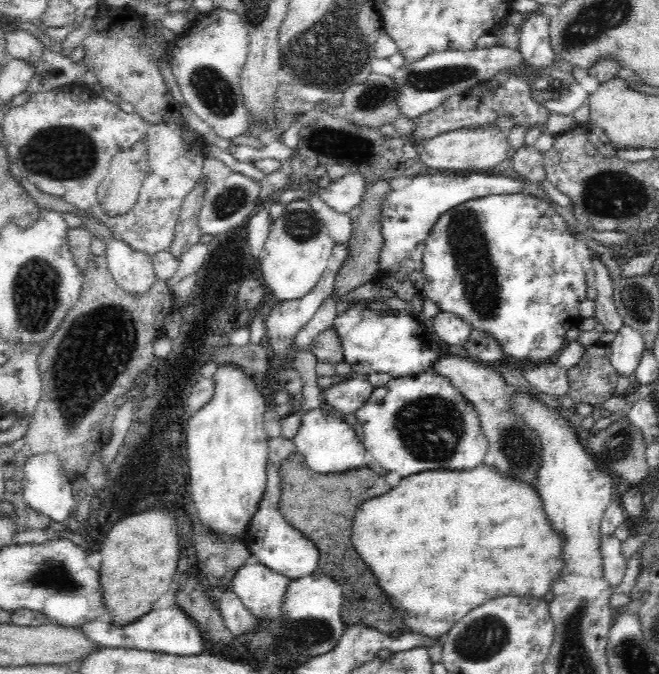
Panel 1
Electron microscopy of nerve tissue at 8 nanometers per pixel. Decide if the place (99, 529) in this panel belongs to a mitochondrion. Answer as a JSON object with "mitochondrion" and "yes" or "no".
{"mitochondrion":"no"}

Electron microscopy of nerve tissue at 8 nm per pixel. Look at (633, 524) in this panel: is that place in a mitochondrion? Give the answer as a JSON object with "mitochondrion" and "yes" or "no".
{"mitochondrion":"no"}

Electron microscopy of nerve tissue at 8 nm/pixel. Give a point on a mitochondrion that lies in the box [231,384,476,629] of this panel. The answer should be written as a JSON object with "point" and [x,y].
{"point":[430,428]}

